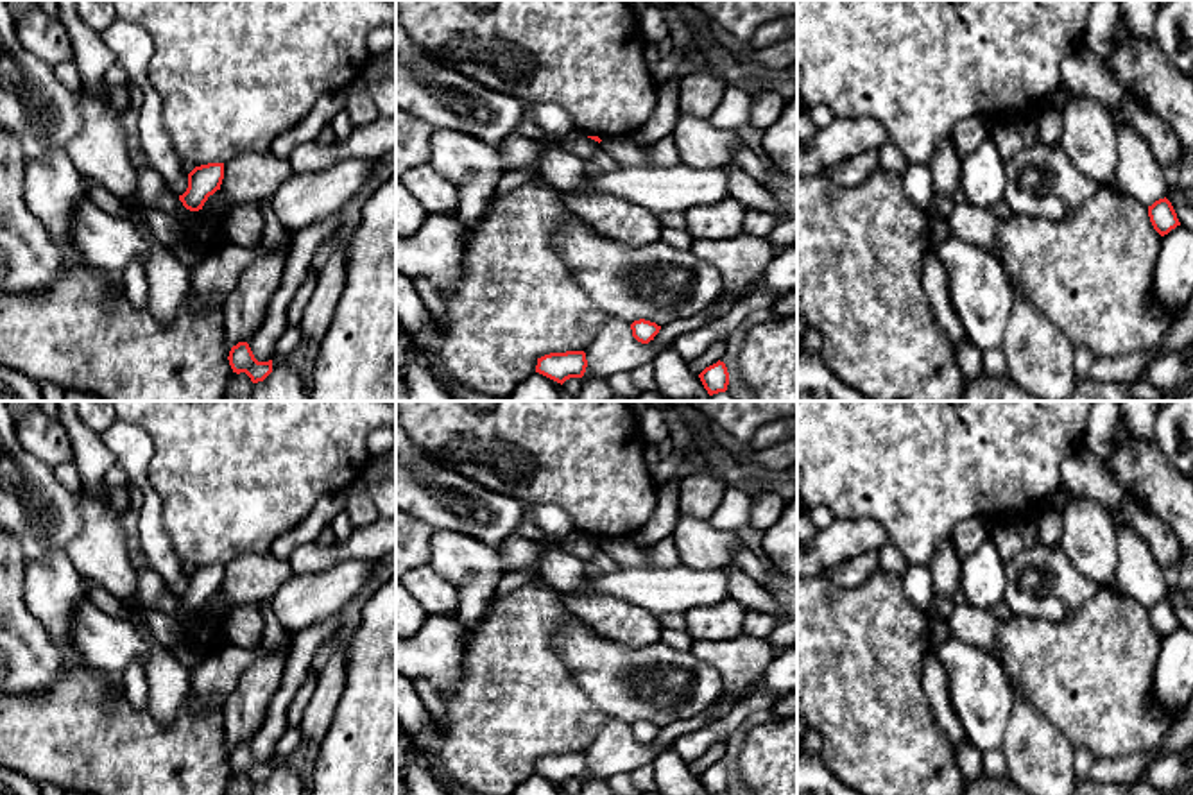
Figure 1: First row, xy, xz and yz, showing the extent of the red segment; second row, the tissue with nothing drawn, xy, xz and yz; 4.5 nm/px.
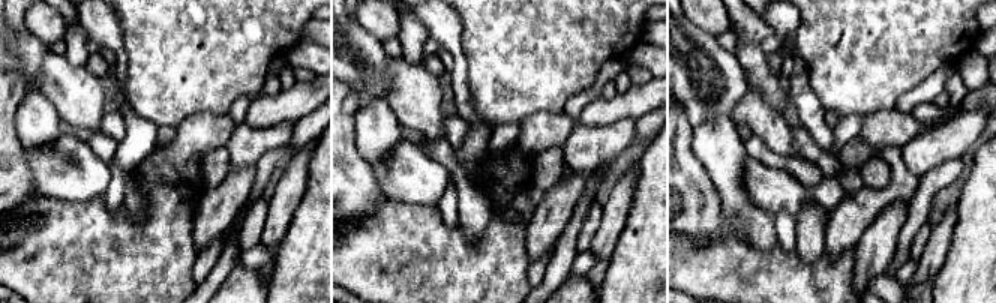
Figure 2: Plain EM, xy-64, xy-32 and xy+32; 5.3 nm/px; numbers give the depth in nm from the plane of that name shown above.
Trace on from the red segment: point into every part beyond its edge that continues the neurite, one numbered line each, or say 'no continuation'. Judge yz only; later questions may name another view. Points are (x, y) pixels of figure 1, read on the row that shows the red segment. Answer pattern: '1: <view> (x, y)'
no continuation

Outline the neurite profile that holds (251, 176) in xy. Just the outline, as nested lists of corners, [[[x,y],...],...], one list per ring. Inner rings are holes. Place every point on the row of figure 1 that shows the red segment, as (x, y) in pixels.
[[[247,152],[224,163],[220,190],[235,204],[270,201],[292,174],[288,159]]]

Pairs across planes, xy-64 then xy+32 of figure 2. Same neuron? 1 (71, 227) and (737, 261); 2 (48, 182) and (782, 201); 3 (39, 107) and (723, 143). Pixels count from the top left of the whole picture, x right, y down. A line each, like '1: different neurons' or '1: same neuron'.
1: same neuron
2: same neuron
3: same neuron

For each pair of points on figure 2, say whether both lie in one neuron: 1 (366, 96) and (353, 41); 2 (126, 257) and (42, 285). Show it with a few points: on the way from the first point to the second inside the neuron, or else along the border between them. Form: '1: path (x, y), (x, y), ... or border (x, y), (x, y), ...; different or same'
1: path (366, 83), (366, 71), (353, 54); same
2: path (105, 263), (63, 264); same

